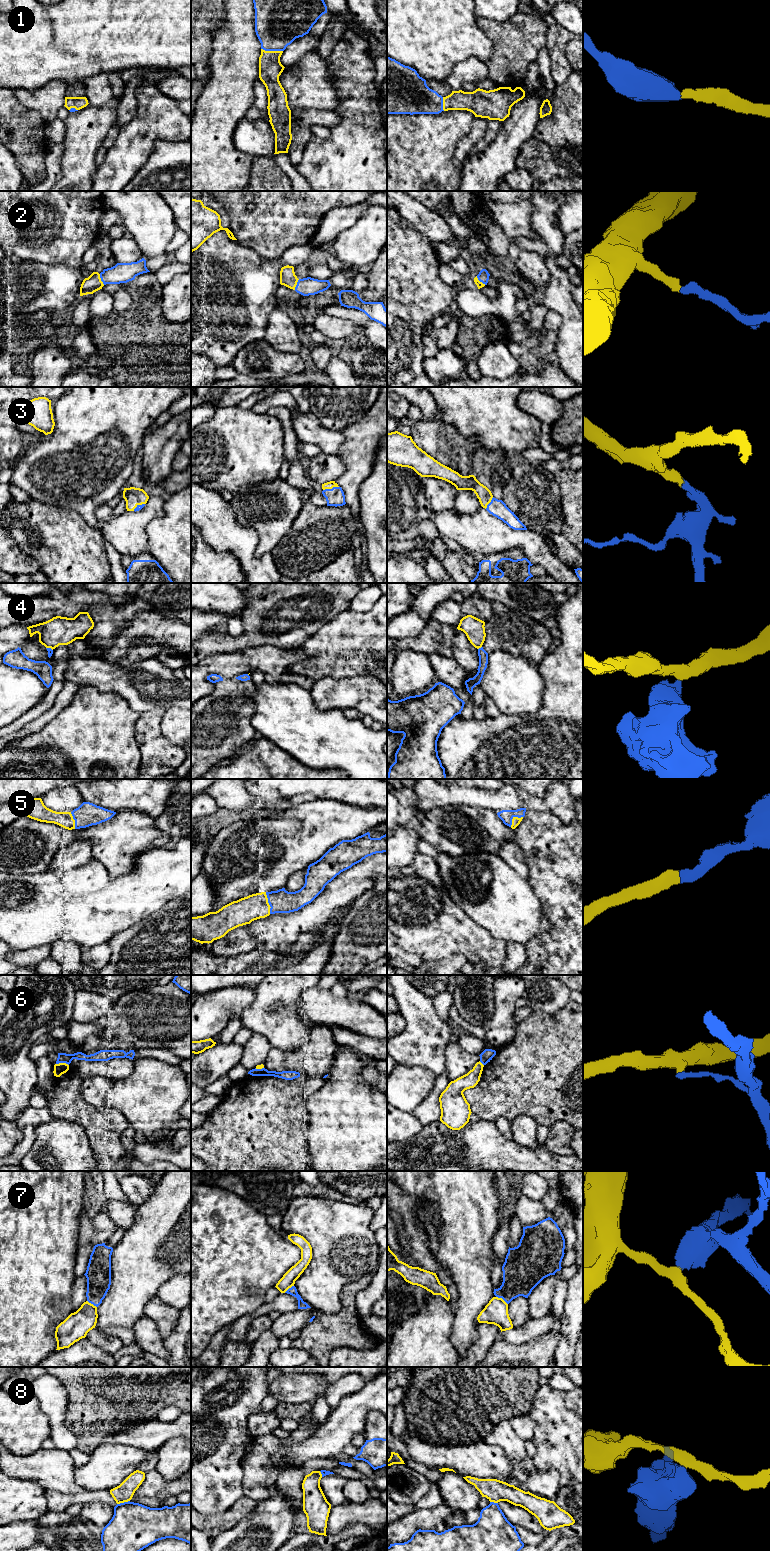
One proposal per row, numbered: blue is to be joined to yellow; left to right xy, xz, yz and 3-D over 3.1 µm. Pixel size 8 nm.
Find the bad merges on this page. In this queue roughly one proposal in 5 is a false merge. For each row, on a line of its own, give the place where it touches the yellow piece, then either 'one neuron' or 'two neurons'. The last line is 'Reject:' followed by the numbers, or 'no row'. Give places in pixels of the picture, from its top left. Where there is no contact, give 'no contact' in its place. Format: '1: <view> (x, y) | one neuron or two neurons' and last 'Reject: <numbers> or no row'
1: xz (272, 51) | one neuron
2: xy (100, 279) | one neuron
3: xz (330, 488) | one neuron
4: yz (479, 647) | two neurons
5: xz (268, 903) | one neuron
6: xy (62, 1063) | two neurons
7: yz (502, 1299) | two neurons
8: xy (123, 1502) | two neurons
Reject: 4, 6, 7, 8

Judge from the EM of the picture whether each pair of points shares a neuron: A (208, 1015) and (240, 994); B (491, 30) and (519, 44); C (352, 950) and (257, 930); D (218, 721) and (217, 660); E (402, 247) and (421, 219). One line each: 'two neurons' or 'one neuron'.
A: one neuron
B: one neuron
C: two neurons
D: two neurons
E: two neurons

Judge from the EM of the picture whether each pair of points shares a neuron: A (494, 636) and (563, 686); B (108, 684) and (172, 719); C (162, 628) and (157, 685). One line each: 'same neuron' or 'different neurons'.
A: different neurons
B: different neurons
C: different neurons

